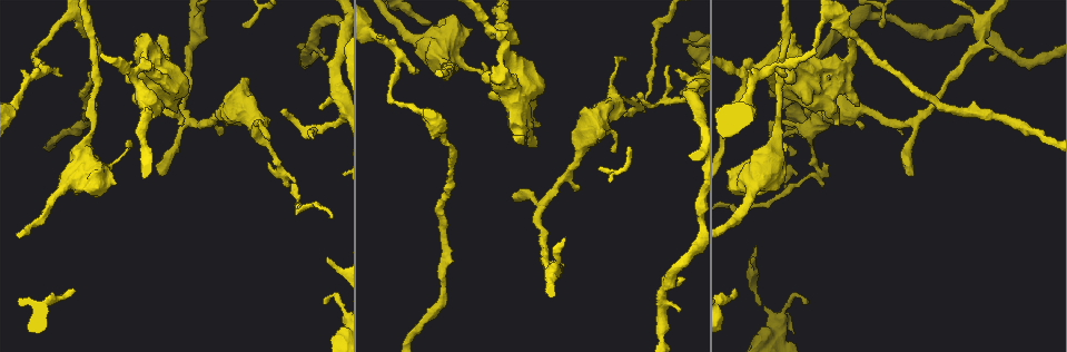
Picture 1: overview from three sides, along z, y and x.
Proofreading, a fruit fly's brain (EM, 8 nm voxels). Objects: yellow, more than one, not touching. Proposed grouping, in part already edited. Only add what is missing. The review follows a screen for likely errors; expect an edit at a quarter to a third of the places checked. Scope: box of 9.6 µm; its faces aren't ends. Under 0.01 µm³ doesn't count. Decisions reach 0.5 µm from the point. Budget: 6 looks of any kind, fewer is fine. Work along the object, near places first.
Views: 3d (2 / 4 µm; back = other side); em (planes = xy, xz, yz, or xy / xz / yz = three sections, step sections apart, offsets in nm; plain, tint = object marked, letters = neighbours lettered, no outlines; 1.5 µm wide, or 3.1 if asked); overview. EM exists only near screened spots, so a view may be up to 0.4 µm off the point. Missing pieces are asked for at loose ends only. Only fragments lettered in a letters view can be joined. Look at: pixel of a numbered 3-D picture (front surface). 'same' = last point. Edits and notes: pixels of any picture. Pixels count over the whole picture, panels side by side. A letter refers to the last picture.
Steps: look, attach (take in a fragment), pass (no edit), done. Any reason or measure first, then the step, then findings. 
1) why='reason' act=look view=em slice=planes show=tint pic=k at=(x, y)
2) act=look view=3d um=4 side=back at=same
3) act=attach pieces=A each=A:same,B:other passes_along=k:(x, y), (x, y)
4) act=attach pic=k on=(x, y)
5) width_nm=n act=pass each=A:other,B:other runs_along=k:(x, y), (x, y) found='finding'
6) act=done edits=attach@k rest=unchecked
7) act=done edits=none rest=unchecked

why='stops while still wide' act=look view=em slice=xy step=8 show=tint pic=1 at=(246, 80)

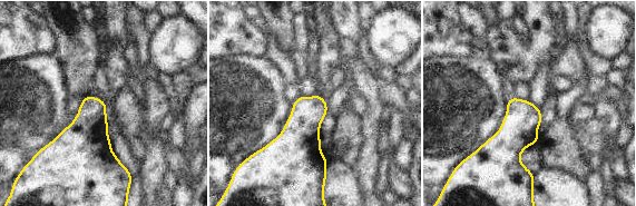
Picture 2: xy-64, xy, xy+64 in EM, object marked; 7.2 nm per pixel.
act=look view=em slice=xy step=8 show=letters at=same

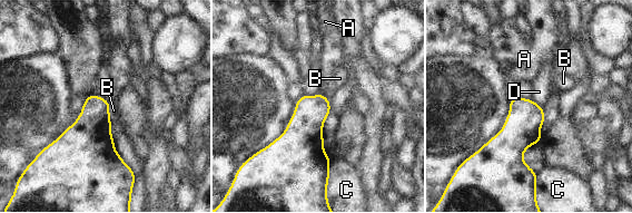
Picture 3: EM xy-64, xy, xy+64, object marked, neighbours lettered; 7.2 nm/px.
longest_contact=C:170nm act=pass each=A:other,B:other,C:other,D:other found='none of them fits'

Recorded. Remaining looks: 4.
why='branch stops here' act=look view=em slice=xy step=8 show=tint pic=1 at=(536, 127)

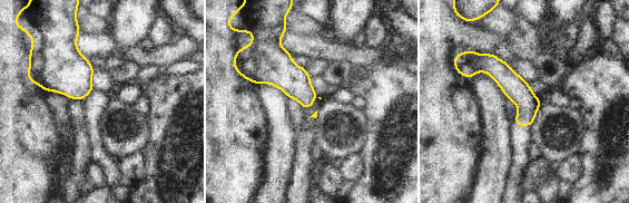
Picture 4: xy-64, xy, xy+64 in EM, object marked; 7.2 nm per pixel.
act=look view=em slice=planes show=letters at=same

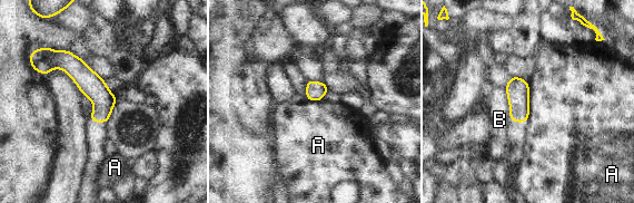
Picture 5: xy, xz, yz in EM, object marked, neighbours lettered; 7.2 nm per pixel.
longest_contact=A:280nm act=pass each=A:other,B:other runs_along=5:(51, 58), (100, 95), (106, 119) found='no lettered fragment goes on from it'

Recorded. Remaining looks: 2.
why='end of a long branch' act=look view=em slice=planes show=letters pic=1 at=(327, 259)

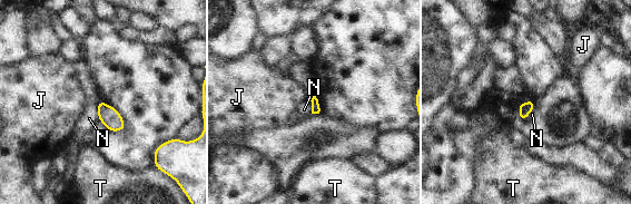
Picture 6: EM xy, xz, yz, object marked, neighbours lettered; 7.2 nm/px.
act=pass each=J:other,N:other,T:other border=6:(100, 99), (97, 104), (98, 120) found='none of them fits'

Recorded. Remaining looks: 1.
act=done edits=none rest=unchecked

